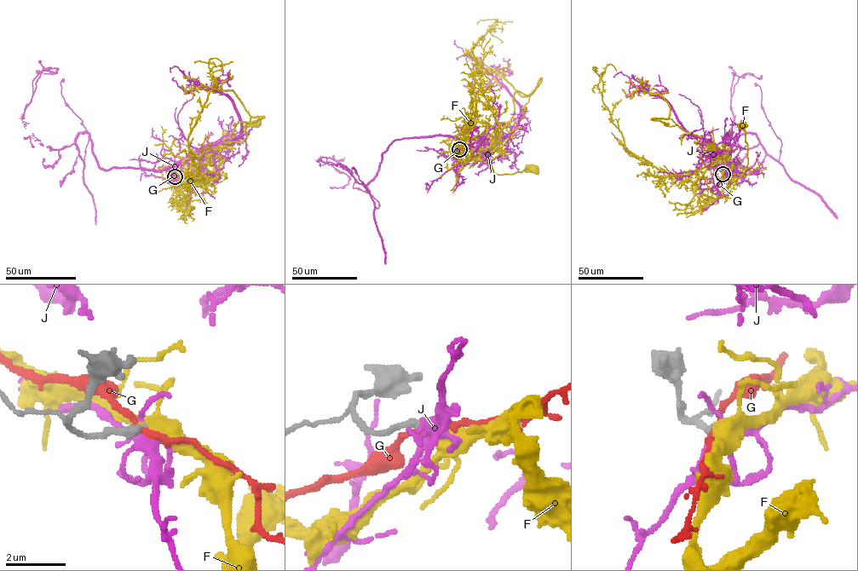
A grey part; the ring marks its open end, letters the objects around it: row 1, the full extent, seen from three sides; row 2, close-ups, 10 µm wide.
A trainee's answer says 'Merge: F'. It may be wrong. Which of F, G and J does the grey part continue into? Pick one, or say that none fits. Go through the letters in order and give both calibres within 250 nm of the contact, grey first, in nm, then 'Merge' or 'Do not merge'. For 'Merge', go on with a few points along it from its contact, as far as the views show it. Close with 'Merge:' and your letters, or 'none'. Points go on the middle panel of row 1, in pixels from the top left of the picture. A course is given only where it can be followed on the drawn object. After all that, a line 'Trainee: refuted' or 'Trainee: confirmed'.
F: Thickness 280 nm (grey) against 260 nm. Merge. Its course: (459, 149), (480, 156), (499, 147), (502, 152), (490, 161), (498, 174), (536, 169)
G: Thickness 280 nm (grey) against 200 nm. Do not merge
J: Thickness 280 nm (grey) against 320 nm. Do not merge
Merge: F
Trainee: confirmed

